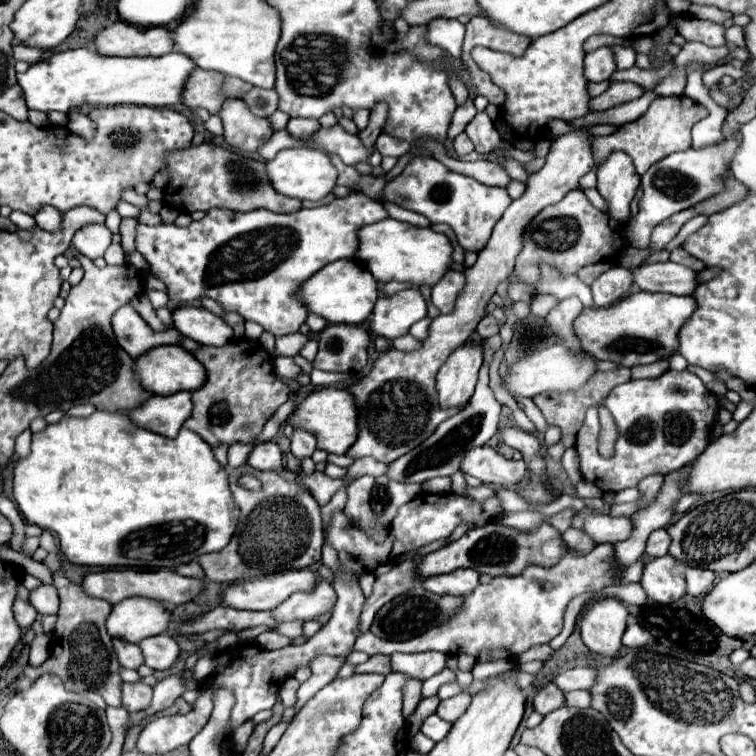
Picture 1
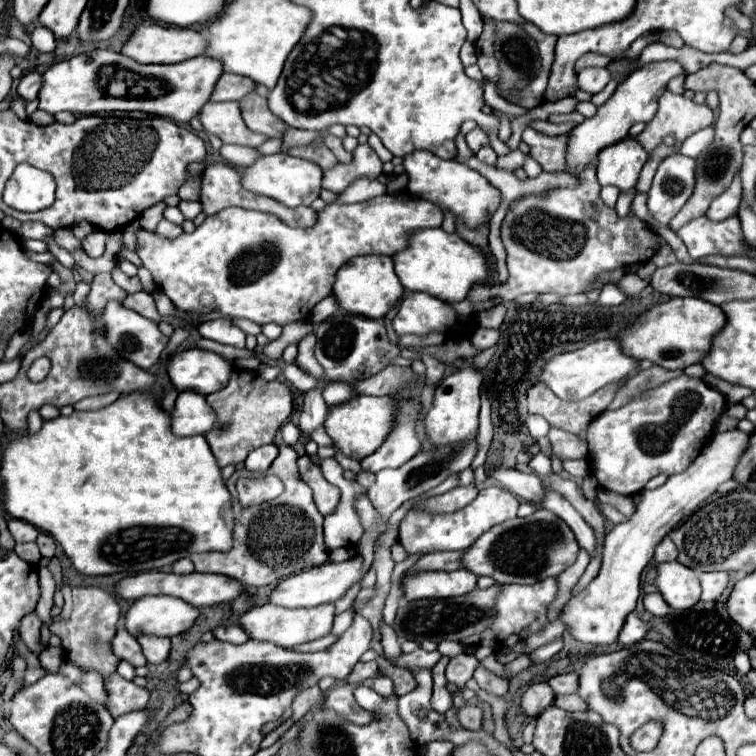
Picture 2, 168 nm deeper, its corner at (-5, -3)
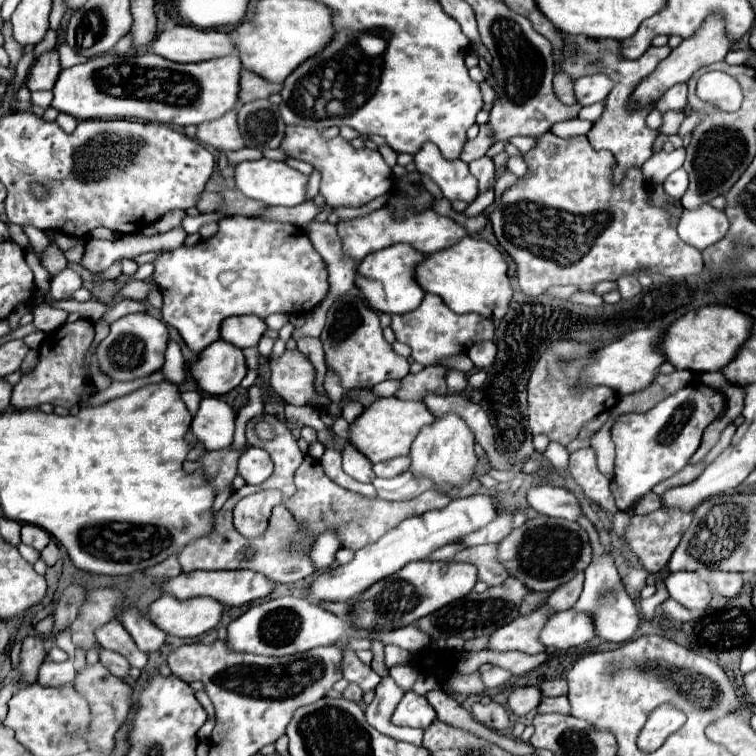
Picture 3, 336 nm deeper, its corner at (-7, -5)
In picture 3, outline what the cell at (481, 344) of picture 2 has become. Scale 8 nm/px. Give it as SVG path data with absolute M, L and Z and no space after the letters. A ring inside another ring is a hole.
M479 341L475 343L469 351L467 351L469 359L473 361L475 369L487 369L489 365L493 365L495 355L497 355L497 347L493 341Z

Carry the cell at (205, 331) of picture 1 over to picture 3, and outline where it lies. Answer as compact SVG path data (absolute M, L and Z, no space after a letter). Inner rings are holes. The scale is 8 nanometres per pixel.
M239 315L229 317L221 325L221 339L245 349L245 347L257 347L259 339L265 335L267 323L265 319L257 315Z

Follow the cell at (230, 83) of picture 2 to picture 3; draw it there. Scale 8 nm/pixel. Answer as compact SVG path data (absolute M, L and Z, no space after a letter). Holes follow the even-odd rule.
M243 69L241 73L241 103L267 99L271 93L279 93L281 89L283 83L275 85L271 81L263 81L263 77L259 77L257 73L247 73L247 69Z

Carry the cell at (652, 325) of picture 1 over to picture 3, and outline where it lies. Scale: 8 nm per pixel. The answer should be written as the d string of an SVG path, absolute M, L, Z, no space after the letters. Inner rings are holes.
M707 305L677 319L665 333L659 349L677 369L687 369L693 373L721 371L731 363L731 359L735 359L739 347L751 337L751 331L753 317L749 313L731 309L729 305Z

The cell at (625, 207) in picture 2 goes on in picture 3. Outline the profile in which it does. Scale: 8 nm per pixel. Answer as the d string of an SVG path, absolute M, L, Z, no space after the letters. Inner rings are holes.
M673 149L673 151L655 151L651 155L651 159L643 165L643 175L645 181L651 185L659 185L665 181L665 177L669 173L673 173L675 169L679 169L685 161L685 149Z

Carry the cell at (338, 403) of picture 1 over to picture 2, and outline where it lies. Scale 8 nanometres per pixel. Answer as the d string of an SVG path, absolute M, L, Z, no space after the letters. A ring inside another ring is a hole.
M357 395L345 403L329 407L329 415L325 419L325 431L333 439L335 447L341 449L343 455L361 461L363 457L371 455L387 437L393 423L393 415L395 415L393 409L395 409L395 403L391 397Z

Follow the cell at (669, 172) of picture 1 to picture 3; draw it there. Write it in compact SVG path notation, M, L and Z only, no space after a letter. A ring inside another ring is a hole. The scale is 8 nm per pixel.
M677 169L677 171L673 171L673 173L665 179L663 189L665 189L665 193L667 193L671 199L677 199L677 201L679 201L679 199L685 195L687 185L689 185L687 173L685 173L683 169Z

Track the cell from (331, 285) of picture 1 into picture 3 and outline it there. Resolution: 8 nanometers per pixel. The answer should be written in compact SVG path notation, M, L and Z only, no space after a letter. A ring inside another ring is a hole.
M391 245L387 249L367 255L359 263L355 285L375 311L407 313L411 309L417 309L425 297L425 291L419 287L419 283L415 279L417 263L421 263L425 257L427 257L425 253L415 253L415 249L411 249L411 245Z

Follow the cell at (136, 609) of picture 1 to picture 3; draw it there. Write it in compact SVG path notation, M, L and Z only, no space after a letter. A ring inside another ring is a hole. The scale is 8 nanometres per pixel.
M163 595L149 607L149 619L169 635L197 637L215 629L223 615L223 605L211 597L191 597L179 601L173 595Z

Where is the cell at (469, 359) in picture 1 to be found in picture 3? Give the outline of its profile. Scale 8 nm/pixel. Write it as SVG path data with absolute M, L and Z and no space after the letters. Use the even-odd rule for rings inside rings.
M443 415L435 419L433 425L427 425L419 431L411 445L411 473L417 477L427 477L435 483L435 487L451 485L451 487L463 487L467 485L473 475L475 475L475 465L477 465L477 455L473 451L475 437L471 429L465 425L465 421L459 415Z

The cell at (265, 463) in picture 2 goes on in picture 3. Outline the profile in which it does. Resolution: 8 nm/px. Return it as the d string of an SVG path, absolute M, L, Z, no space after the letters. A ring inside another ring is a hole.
M247 447L239 457L237 473L245 479L245 483L259 485L273 473L273 461L267 451L257 447Z

